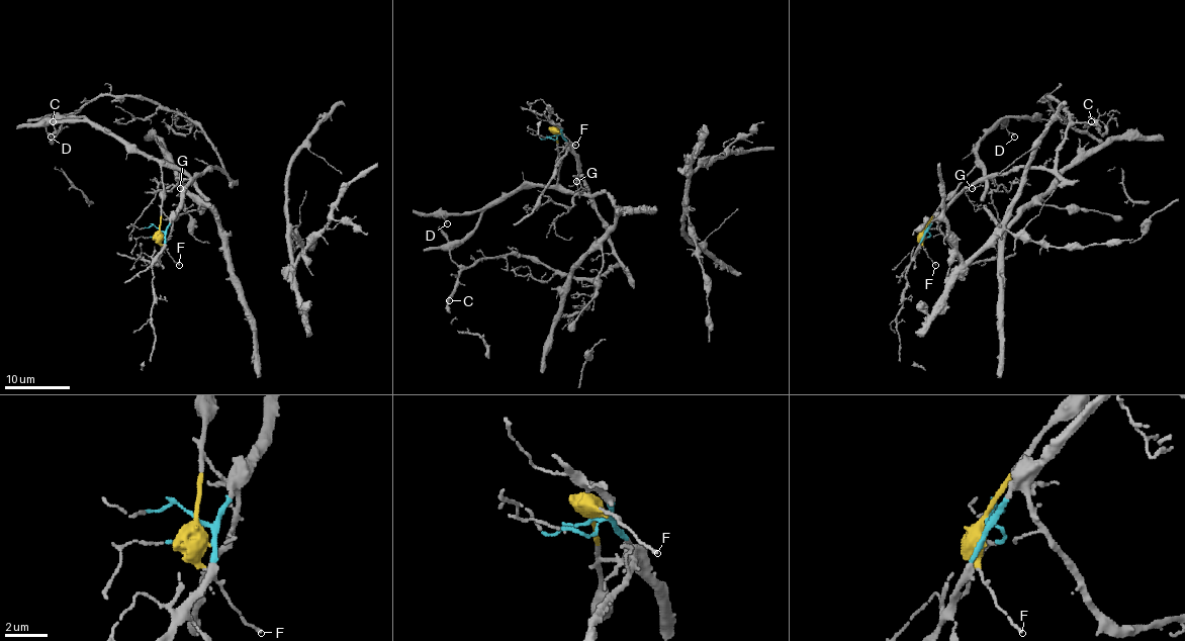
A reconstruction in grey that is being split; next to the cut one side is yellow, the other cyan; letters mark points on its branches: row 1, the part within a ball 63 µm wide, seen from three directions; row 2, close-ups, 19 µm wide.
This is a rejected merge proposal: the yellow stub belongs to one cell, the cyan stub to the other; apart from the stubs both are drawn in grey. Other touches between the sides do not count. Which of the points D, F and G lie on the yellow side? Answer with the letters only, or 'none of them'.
D, F

